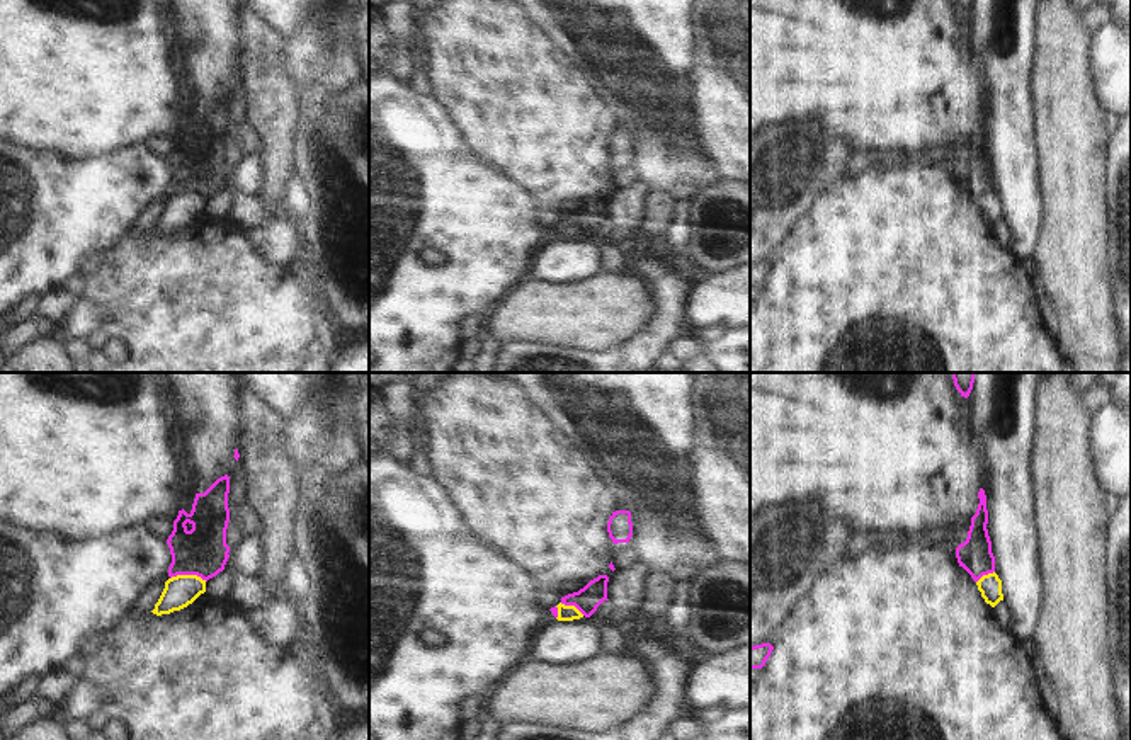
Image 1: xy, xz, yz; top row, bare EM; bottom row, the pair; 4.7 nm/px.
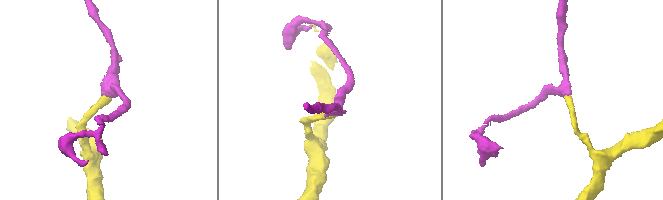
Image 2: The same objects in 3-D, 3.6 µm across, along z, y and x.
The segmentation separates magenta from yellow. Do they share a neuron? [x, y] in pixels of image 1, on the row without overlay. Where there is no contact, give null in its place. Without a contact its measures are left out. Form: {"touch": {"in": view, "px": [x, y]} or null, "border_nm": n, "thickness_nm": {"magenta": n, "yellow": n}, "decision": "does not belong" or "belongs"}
{"touch": {"in": "xy", "px": [189, 193]}, "border_nm": 180, "thickness_nm": {"magenta": 240, "yellow": 150}, "decision": "does not belong"}

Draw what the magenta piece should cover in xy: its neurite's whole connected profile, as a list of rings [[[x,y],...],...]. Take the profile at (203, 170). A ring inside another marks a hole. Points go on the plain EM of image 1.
[[[230,95],[218,97],[204,112],[196,112],[192,129],[179,129],[167,158],[172,182],[168,196],[197,194],[209,199],[224,189],[230,177],[226,148]]]

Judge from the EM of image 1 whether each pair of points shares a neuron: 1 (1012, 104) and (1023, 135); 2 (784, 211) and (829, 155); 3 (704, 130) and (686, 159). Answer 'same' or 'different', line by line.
1: same
2: same
3: different

